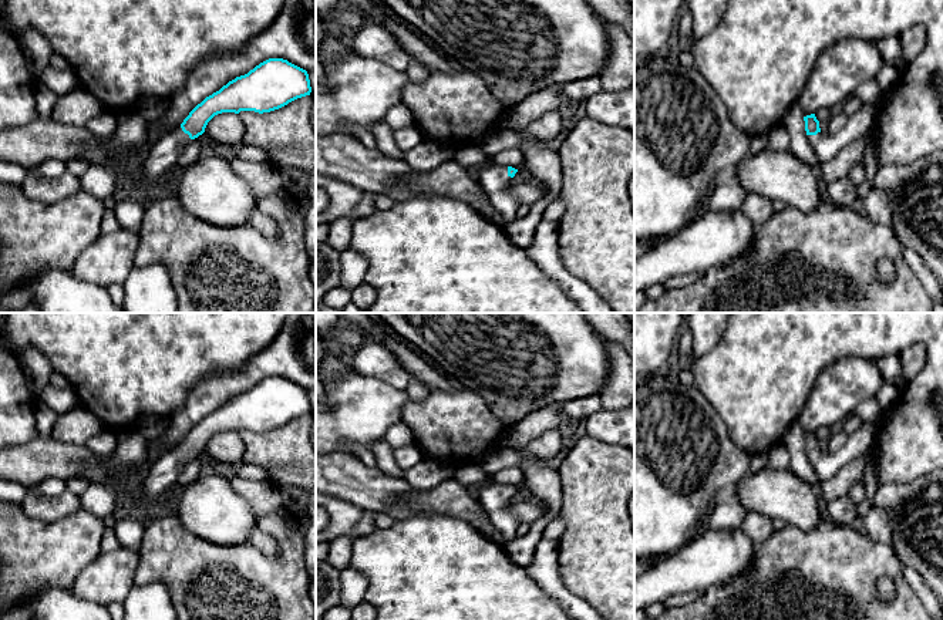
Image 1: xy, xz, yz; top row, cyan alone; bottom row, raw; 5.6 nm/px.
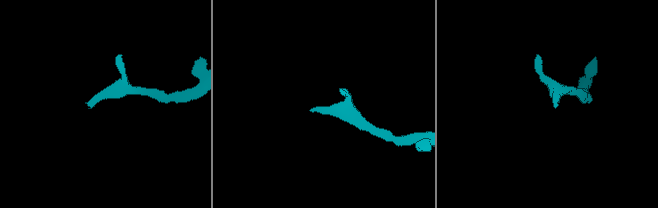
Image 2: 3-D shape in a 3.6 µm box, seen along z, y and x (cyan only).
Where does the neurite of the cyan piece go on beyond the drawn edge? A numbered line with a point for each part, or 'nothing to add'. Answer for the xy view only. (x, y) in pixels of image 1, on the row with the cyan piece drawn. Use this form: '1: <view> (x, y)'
1: xy (167, 148)

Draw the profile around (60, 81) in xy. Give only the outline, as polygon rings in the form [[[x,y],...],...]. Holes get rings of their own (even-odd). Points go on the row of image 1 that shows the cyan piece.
[[[50,65],[41,73],[38,84],[47,87],[57,97],[65,95],[80,85],[71,68],[57,70]]]

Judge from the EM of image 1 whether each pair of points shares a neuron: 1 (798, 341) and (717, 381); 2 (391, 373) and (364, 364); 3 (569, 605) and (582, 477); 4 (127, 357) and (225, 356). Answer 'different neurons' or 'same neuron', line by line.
1: same neuron
2: same neuron
3: different neurons
4: same neuron

